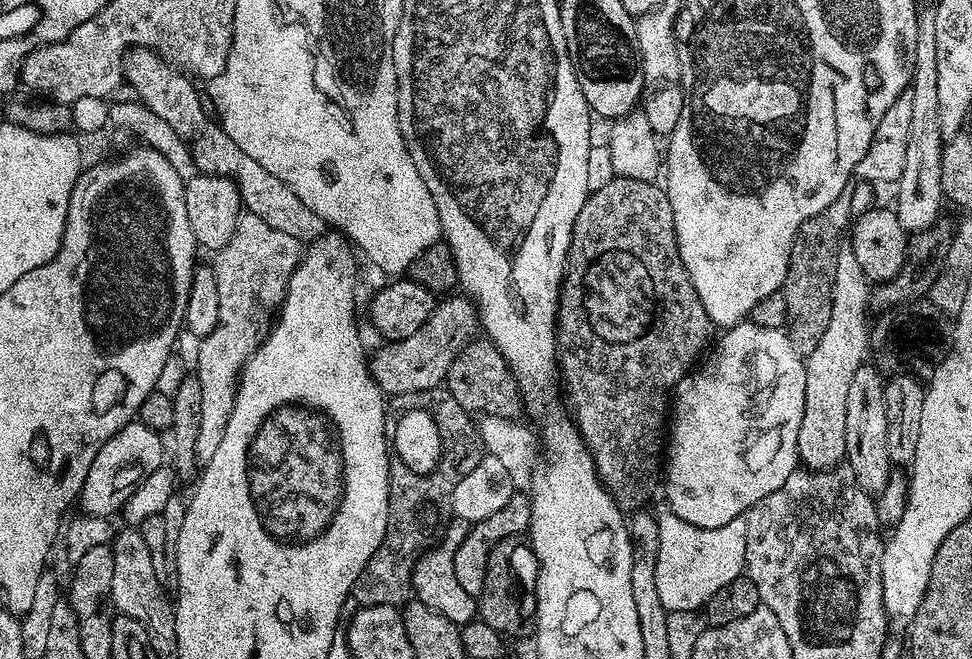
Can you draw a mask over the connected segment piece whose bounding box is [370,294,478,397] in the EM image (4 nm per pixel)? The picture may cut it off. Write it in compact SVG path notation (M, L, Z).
M449 295L447 298L433 307L430 318L422 326L418 326L418 330L414 330L414 334L410 334L406 338L395 342L381 343L381 348L370 356L370 371L376 384L380 387L380 391L392 396L408 396L411 392L428 392L431 388L436 388L445 383L448 379L448 371L454 362L454 358L458 358L458 354L467 346L469 340L473 339L478 332L478 313L476 305L472 303L467 295L460 296Z

